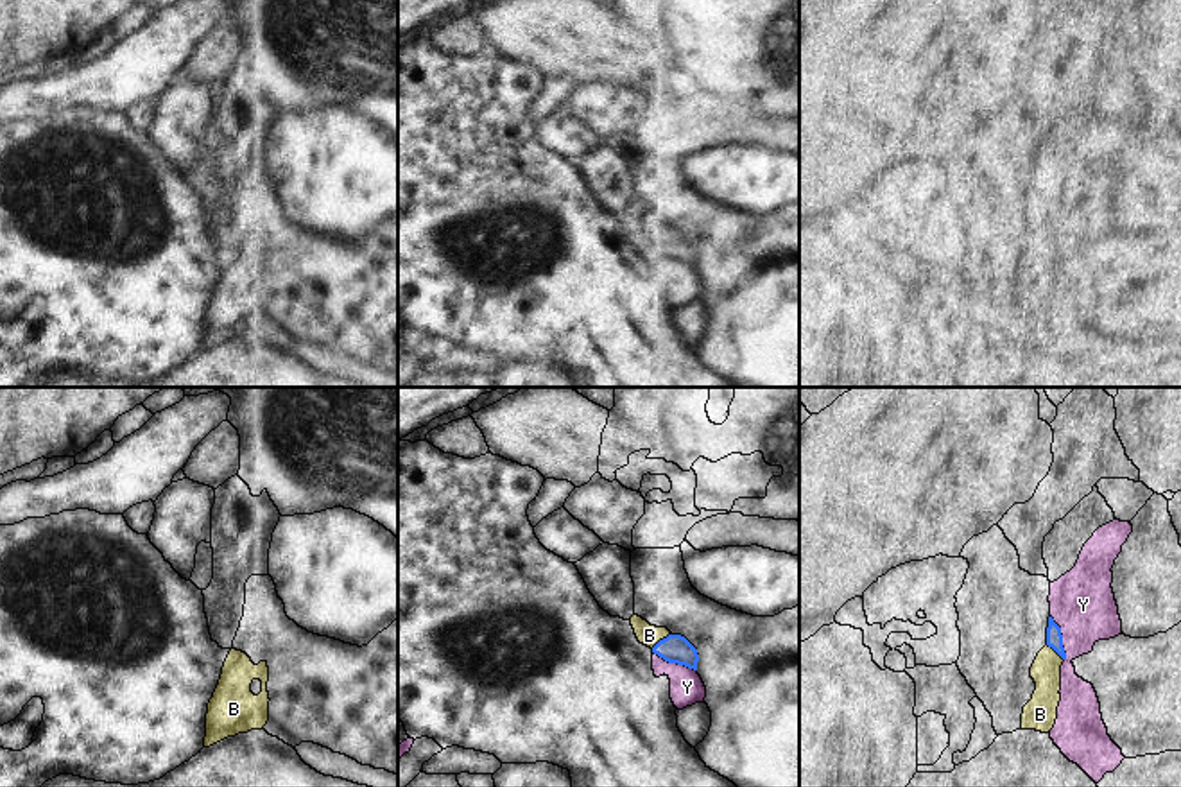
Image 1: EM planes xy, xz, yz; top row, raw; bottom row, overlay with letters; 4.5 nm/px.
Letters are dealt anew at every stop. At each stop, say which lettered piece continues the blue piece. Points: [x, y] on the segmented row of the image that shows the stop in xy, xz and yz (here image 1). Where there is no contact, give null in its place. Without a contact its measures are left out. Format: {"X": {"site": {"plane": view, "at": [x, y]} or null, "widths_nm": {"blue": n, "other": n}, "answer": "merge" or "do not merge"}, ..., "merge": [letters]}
{"B": {"site": {"plane": "xz", "at": [660, 640]}, "widths_nm": {"blue": 130, "other": 100}, "answer": "merge"}, "Y": {"site": {"plane": "xz", "at": [674, 662]}, "widths_nm": {"blue": 130, "other": 150}, "answer": "do not merge"}, "merge": ["B"]}

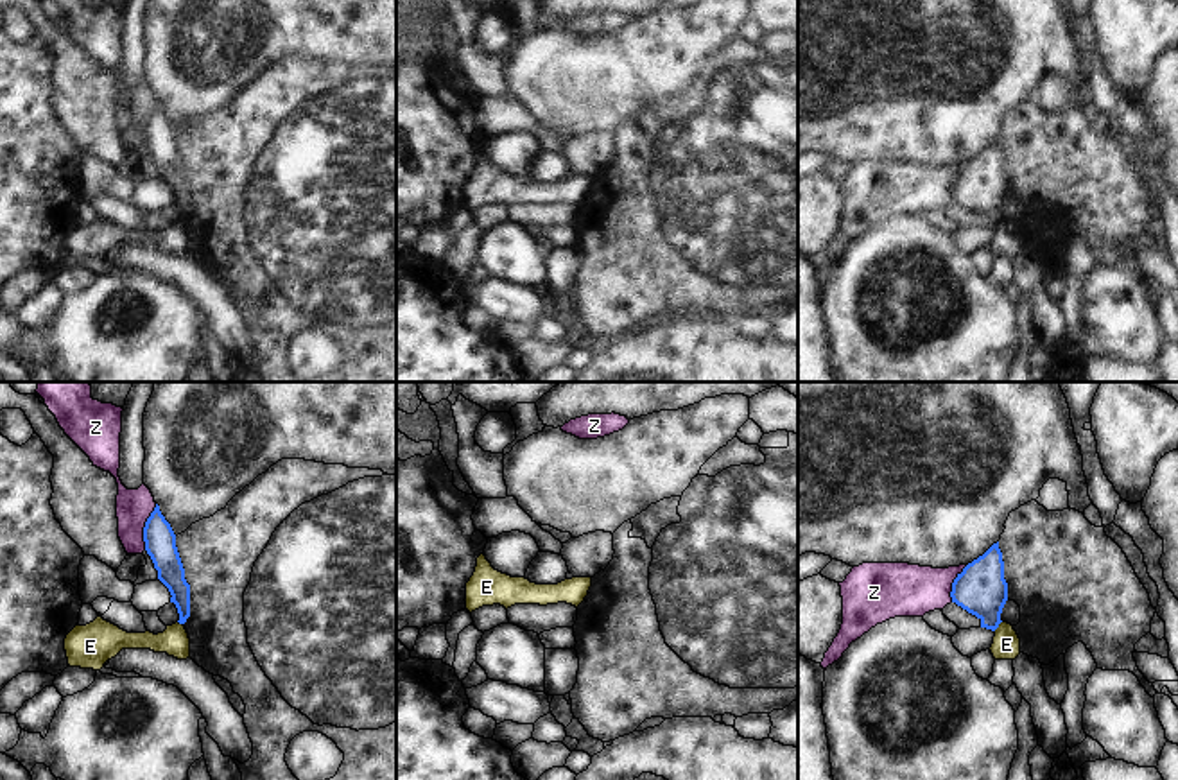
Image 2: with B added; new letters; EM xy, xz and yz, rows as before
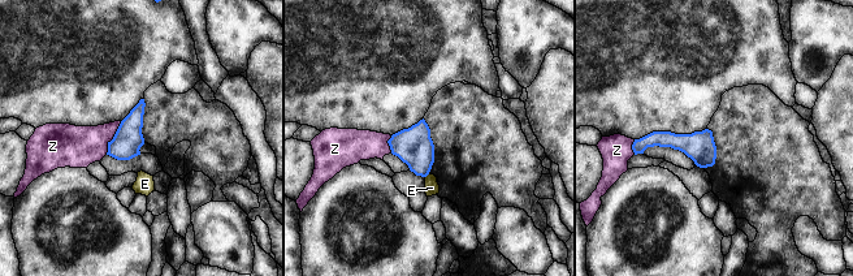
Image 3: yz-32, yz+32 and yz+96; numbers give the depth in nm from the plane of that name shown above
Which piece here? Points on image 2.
{"E": {"site": {"plane": "yz", "at": [997, 626]}, "widths_nm": {"blue": 220, "other": 130}, "answer": "do not merge"}, "Z": {"site": {"plane": "xy", "at": [144, 528]}, "widths_nm": {"blue": 140, "other": 160}, "answer": "do not merge"}, "merge": []}

